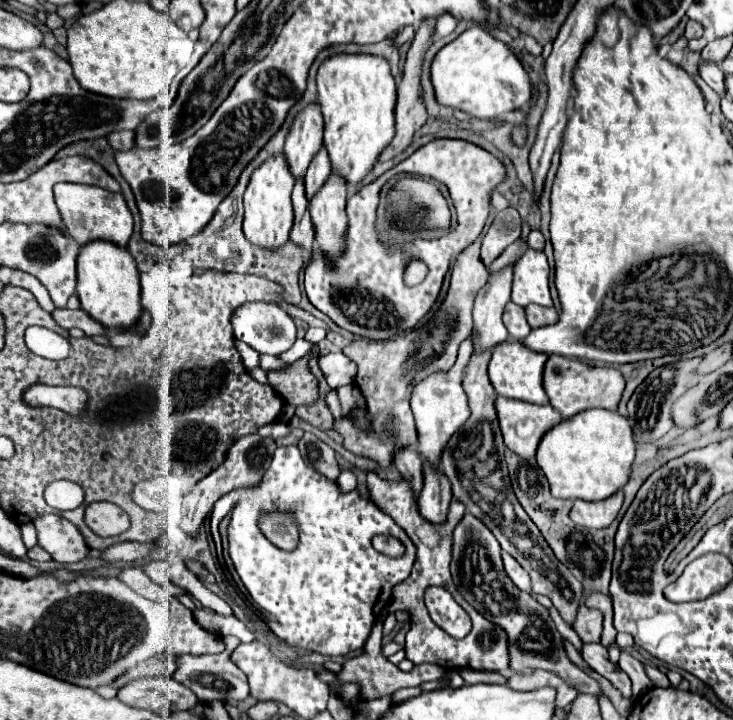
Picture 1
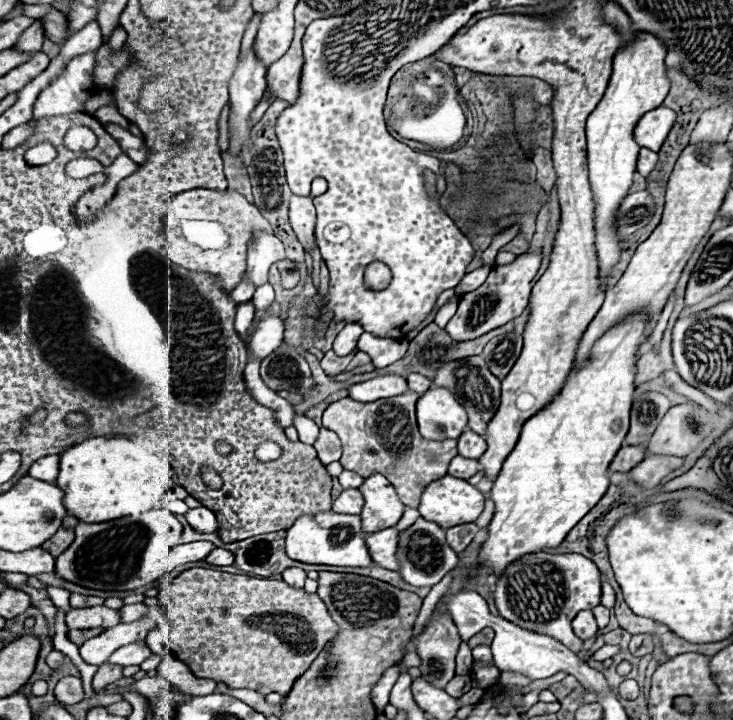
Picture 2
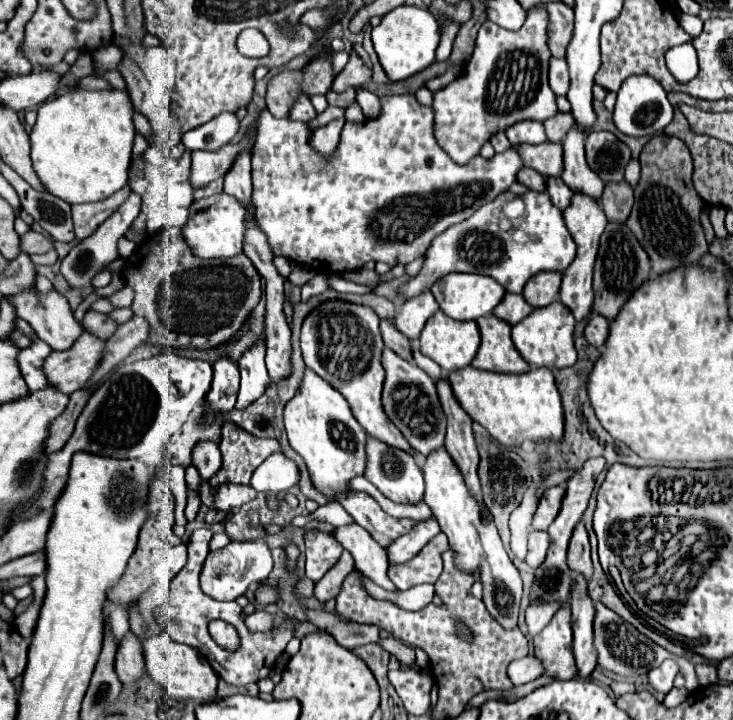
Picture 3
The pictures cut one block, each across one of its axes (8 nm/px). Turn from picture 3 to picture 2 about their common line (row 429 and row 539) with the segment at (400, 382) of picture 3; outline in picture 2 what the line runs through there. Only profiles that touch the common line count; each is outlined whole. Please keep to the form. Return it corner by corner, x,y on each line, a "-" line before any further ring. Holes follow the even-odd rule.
418,518
410,528
402,530
398,534
398,548
396,548
396,554
398,554
398,574
412,586
436,586
442,576
446,572
450,572
452,568
456,568
458,564
458,556
456,552
448,546
446,542
446,532
444,528
440,528
436,522
428,522
424,518

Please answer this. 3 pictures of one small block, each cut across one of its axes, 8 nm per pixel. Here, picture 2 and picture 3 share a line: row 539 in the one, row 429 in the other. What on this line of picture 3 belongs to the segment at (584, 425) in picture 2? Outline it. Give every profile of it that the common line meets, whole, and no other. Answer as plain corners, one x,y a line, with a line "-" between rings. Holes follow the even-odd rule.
472,366
464,370
456,370
448,374
448,380
452,384
454,396
460,402
460,406
472,416
474,422
482,424
494,440
498,440
506,448
520,448
524,440
542,442
542,440
556,440
560,442
564,436
564,408
560,400
560,392
556,388
556,380
550,368
532,368
526,374
494,374
494,372
482,372

